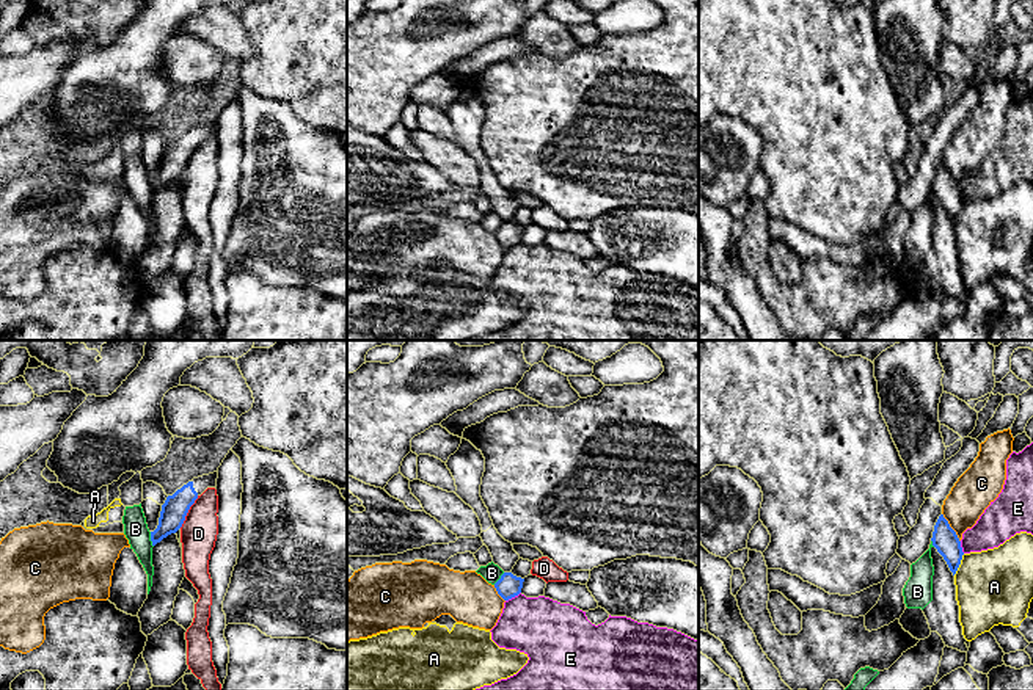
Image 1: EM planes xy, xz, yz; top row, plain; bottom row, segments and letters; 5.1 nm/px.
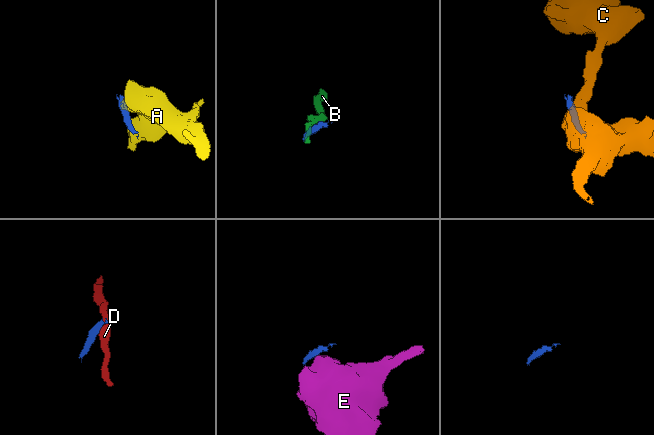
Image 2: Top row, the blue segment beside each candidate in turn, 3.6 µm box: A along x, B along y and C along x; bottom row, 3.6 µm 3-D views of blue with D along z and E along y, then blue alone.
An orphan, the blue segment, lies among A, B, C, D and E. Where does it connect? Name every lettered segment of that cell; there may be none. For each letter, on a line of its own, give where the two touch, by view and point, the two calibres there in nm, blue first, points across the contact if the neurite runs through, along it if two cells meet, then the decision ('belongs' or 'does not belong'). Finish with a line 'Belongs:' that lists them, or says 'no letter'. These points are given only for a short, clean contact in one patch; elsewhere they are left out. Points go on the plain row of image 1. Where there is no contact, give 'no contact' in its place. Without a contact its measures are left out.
A: yz (959, 212) | 130/380 nm | along yz (964, 203), (953, 223) | does not belong
B: xy (151, 188) | 130/130 nm | along xy (149, 181), (153, 195) | does not belong
C: yz (950, 176) | 130/200 nm | does not belong
D: xy (187, 160) | 130/190 nm | along xy (198, 145), (179, 176) | does not belong
E: xz (512, 245) | 120/320 nm | along xz (520, 240), (506, 250) | does not belong
Belongs: no letter

